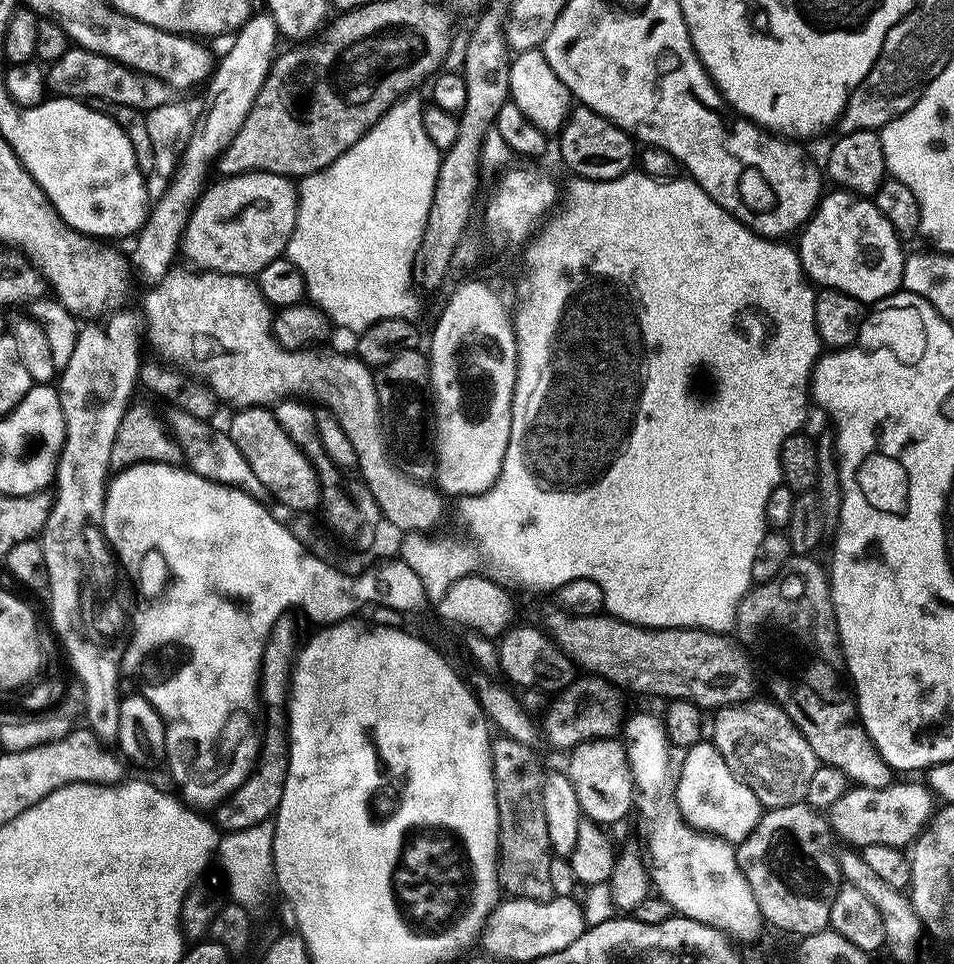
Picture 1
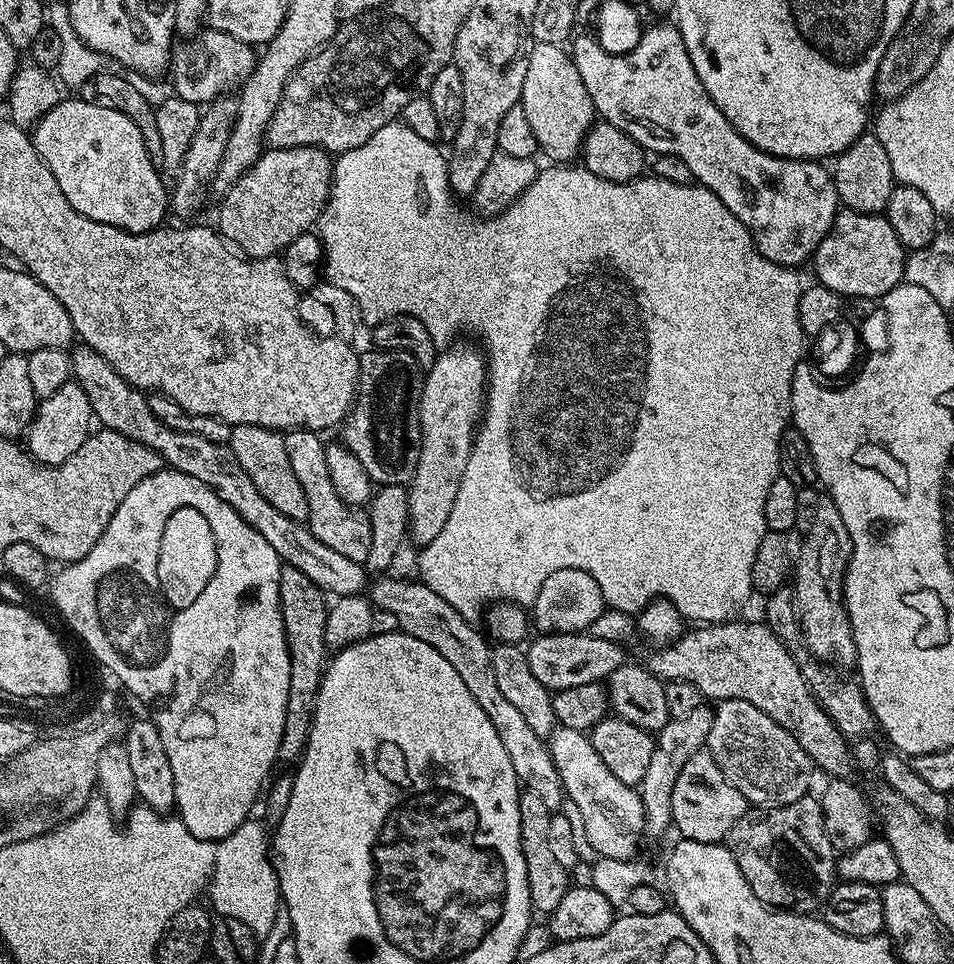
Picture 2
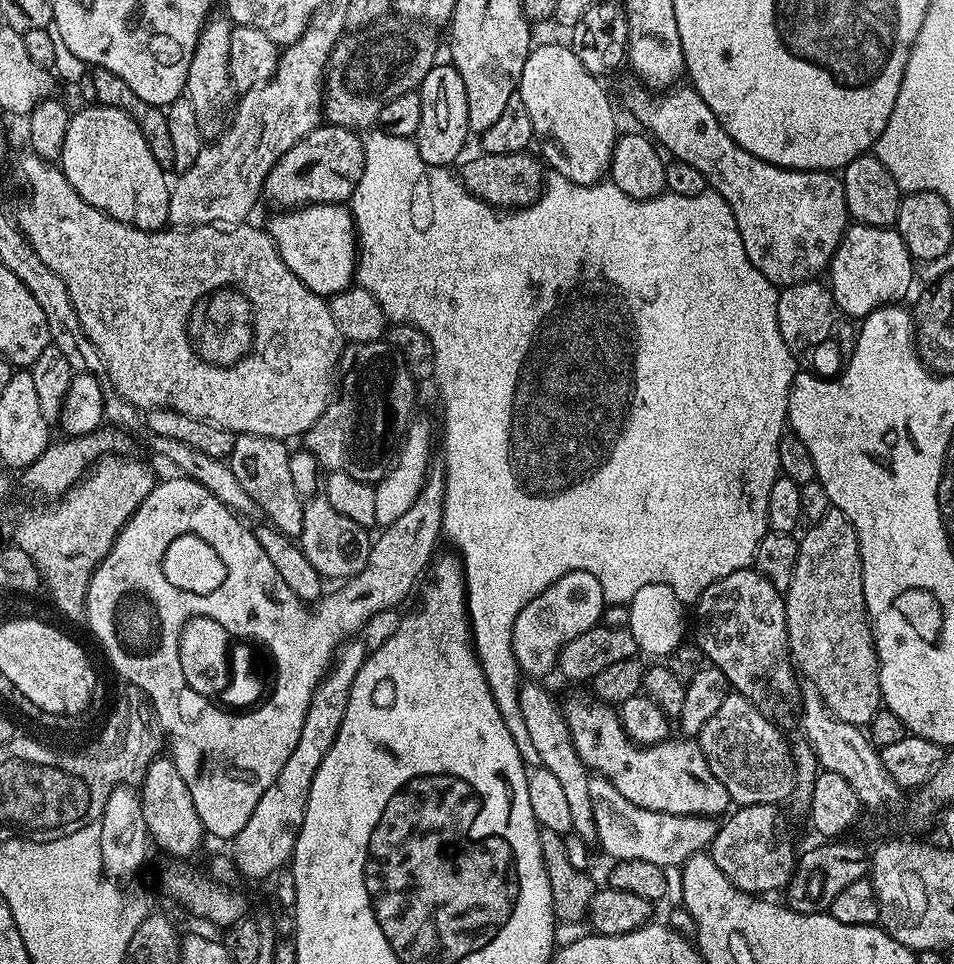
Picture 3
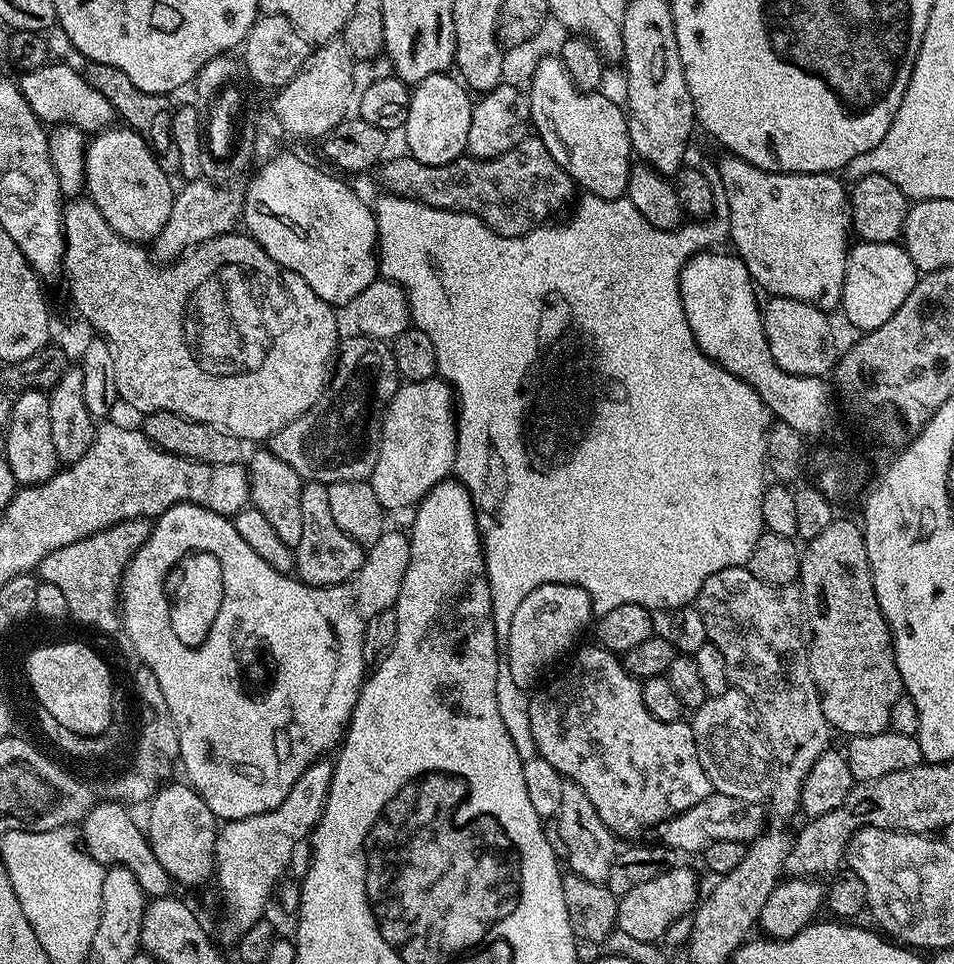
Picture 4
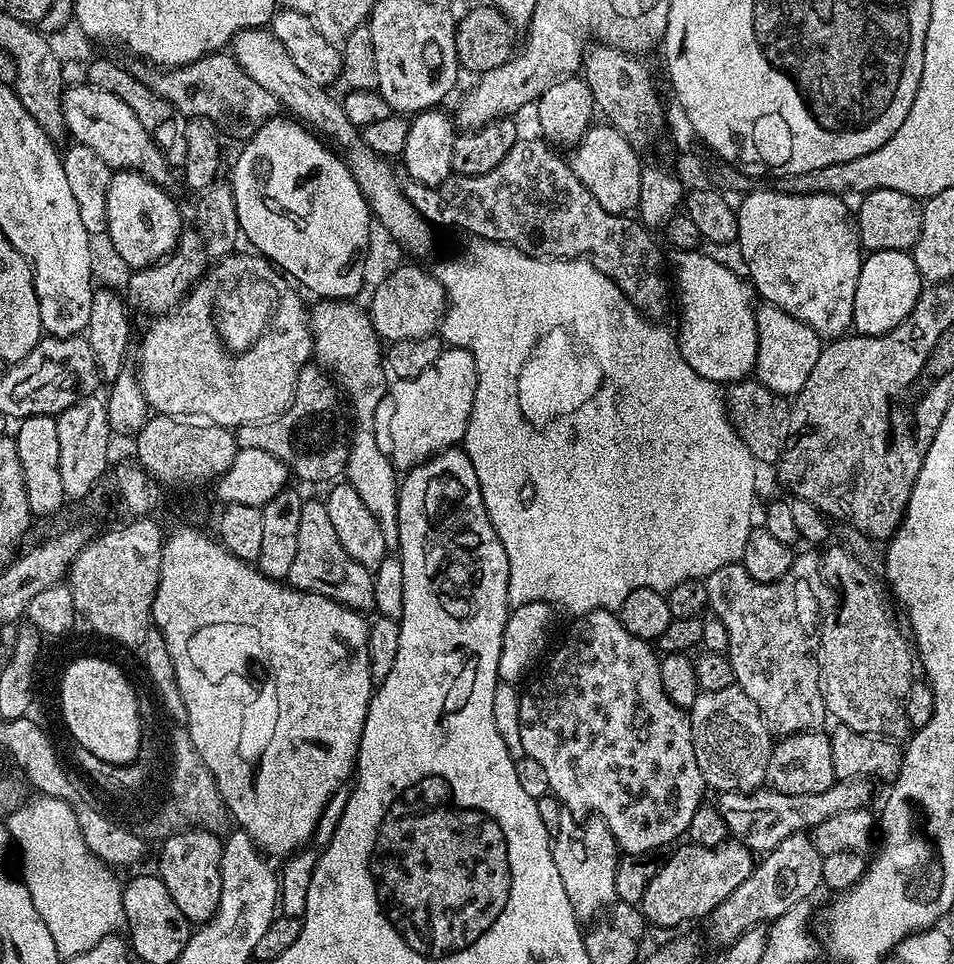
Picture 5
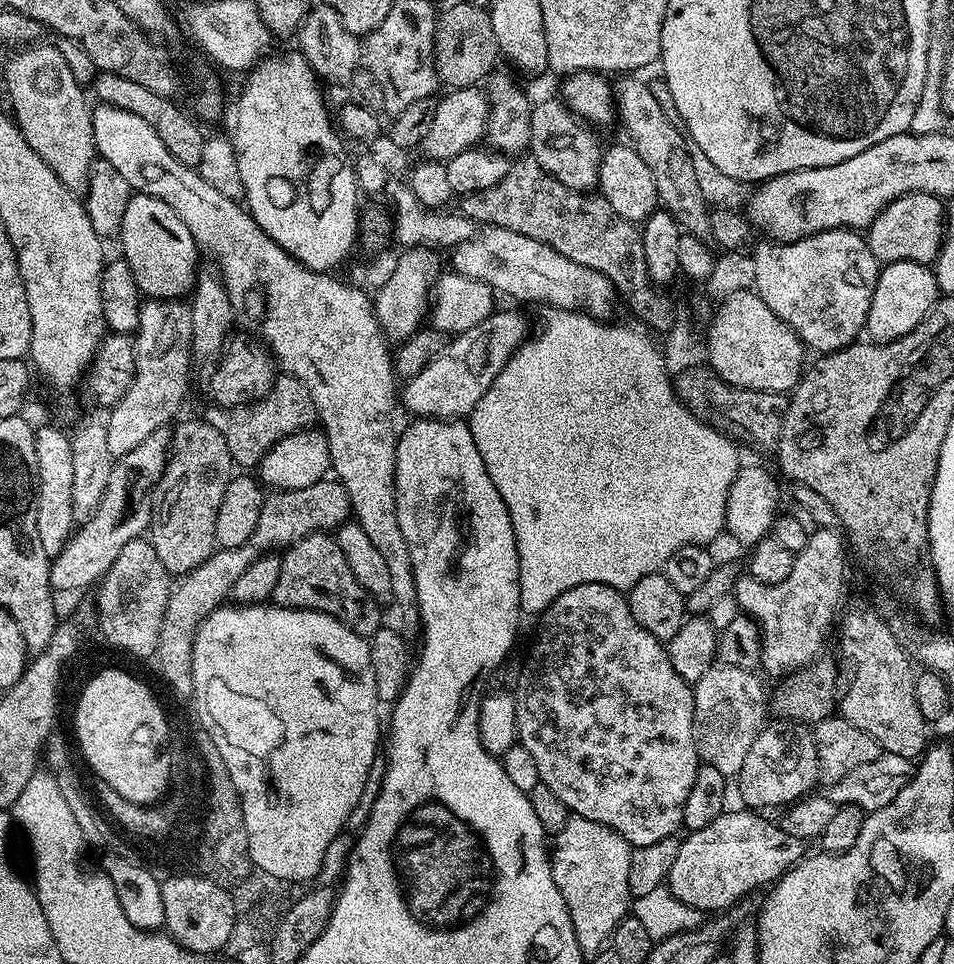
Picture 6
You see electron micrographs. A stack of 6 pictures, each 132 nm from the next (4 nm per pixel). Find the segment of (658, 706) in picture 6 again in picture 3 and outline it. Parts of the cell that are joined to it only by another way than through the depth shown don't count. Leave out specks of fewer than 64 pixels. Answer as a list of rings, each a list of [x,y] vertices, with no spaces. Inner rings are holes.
[[[587,691],[563,697],[562,707],[578,758],[595,775],[608,779],[618,794],[630,798],[636,806],[666,814],[713,818],[723,817],[729,811],[726,786],[710,774],[710,766],[695,739],[669,738],[660,744],[634,744],[622,730],[619,711]]]

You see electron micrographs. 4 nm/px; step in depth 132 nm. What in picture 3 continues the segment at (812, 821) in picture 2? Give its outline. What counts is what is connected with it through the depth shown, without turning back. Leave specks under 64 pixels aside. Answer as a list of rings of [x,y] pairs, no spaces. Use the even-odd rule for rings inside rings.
[[[745,804],[735,811],[723,821],[725,824],[717,827],[712,839],[710,855],[714,866],[730,878],[735,888],[741,888],[744,892],[776,894],[772,892],[779,888],[780,891],[787,889],[796,868],[798,852],[792,849],[787,830],[780,825],[781,809],[775,804]]]

